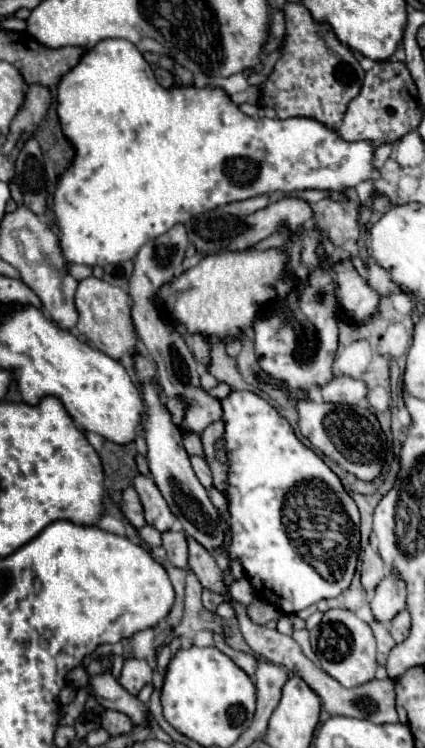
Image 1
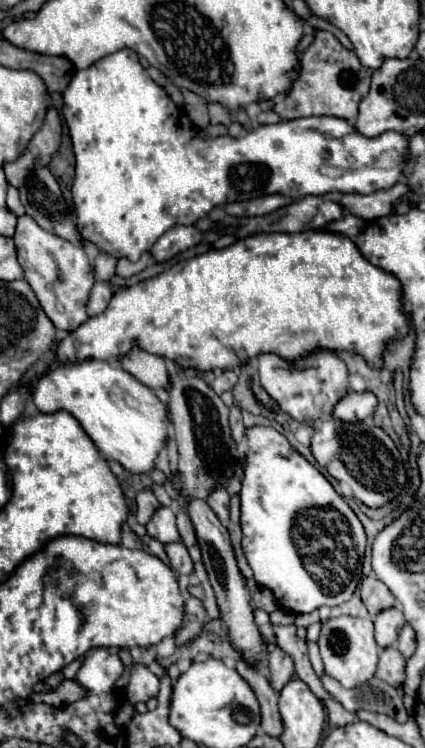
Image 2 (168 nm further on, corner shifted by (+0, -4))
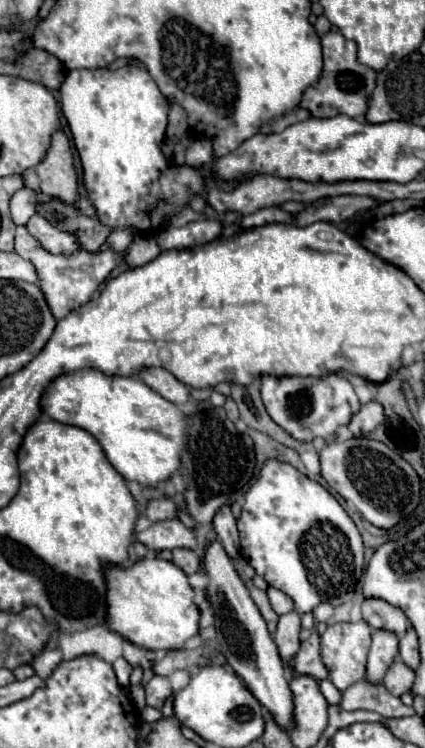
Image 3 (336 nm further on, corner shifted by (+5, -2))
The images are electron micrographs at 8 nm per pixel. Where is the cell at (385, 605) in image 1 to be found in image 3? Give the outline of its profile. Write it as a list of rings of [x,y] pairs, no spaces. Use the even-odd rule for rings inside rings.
[[[381,629],[373,631],[373,645],[369,649],[369,659],[367,659],[367,675],[365,679],[373,685],[383,683],[383,677],[391,663],[399,655],[399,639],[393,637],[393,633],[385,633]]]

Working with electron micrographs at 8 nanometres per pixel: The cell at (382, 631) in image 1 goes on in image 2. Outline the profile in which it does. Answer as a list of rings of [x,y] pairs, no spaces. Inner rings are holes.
[[[384,647],[380,649],[380,661],[378,661],[378,671],[376,677],[390,683],[392,687],[402,685],[402,675],[404,675],[404,655],[394,649],[394,647]]]

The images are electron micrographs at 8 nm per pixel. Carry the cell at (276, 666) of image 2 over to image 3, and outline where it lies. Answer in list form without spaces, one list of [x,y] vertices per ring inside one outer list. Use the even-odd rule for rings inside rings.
[[[295,611],[279,617],[279,625],[277,625],[277,631],[273,635],[273,641],[277,643],[277,649],[279,649],[281,659],[285,663],[299,649],[299,631],[301,631],[301,621],[299,621],[299,615]]]

